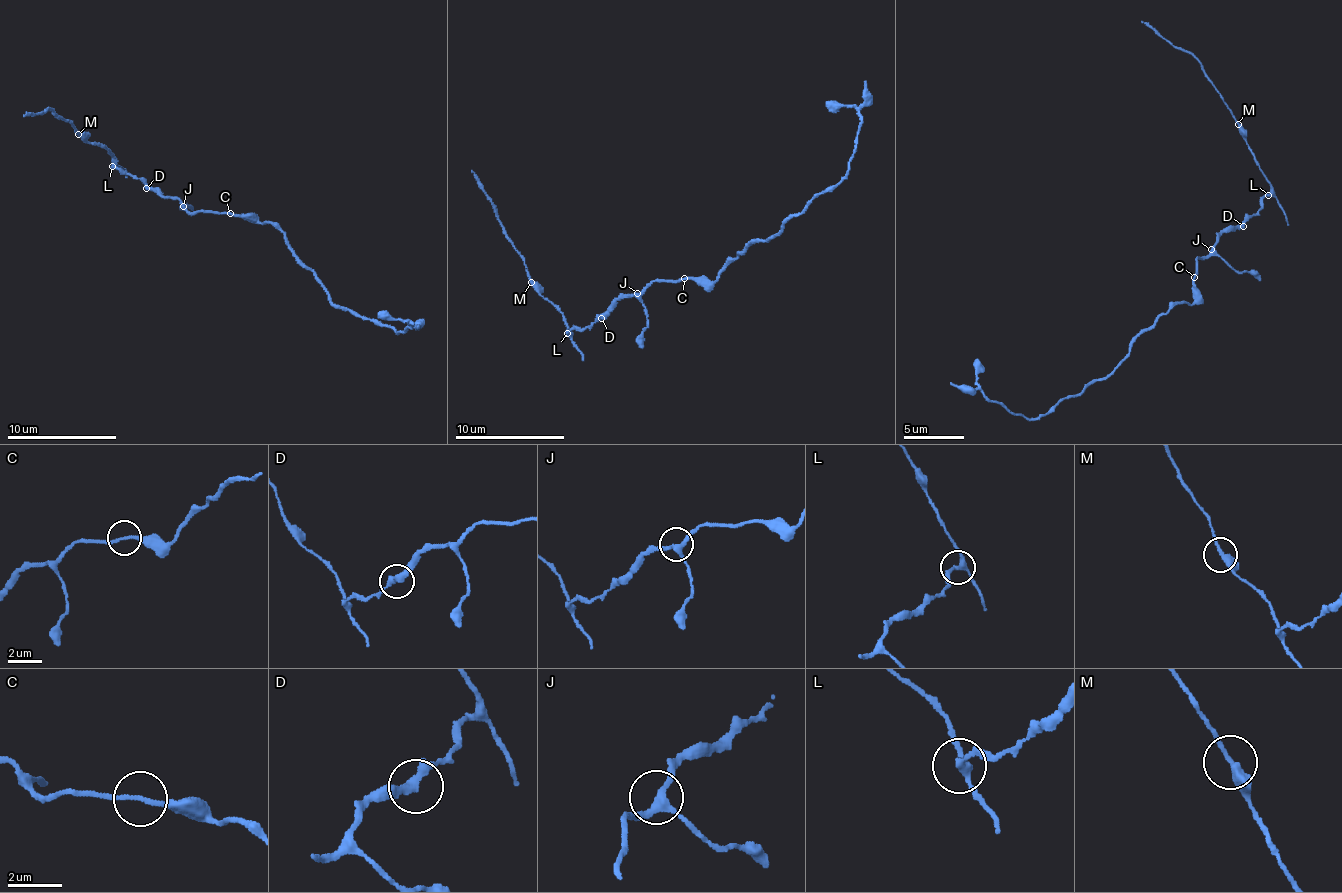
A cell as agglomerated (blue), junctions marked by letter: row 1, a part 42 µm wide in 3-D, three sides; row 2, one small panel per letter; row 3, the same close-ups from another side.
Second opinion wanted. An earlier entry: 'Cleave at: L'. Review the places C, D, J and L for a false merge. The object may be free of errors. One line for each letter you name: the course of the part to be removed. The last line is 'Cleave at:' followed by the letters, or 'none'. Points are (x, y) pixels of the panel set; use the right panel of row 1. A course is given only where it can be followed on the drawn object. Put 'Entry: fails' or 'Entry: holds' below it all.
L: (1269, 196), (1269, 180), (1213, 81), (1191, 54), (1170, 46), (1142, 19)
Cleave at: L
Entry: holds

